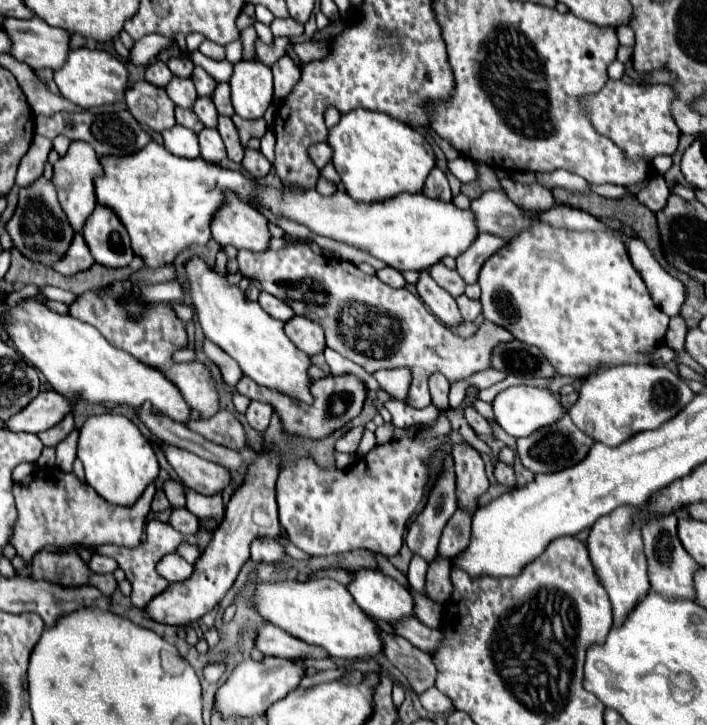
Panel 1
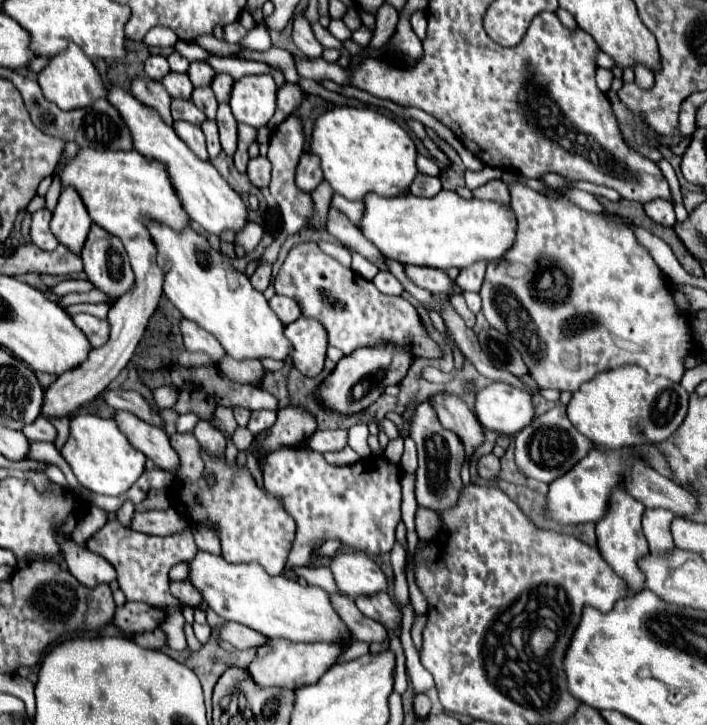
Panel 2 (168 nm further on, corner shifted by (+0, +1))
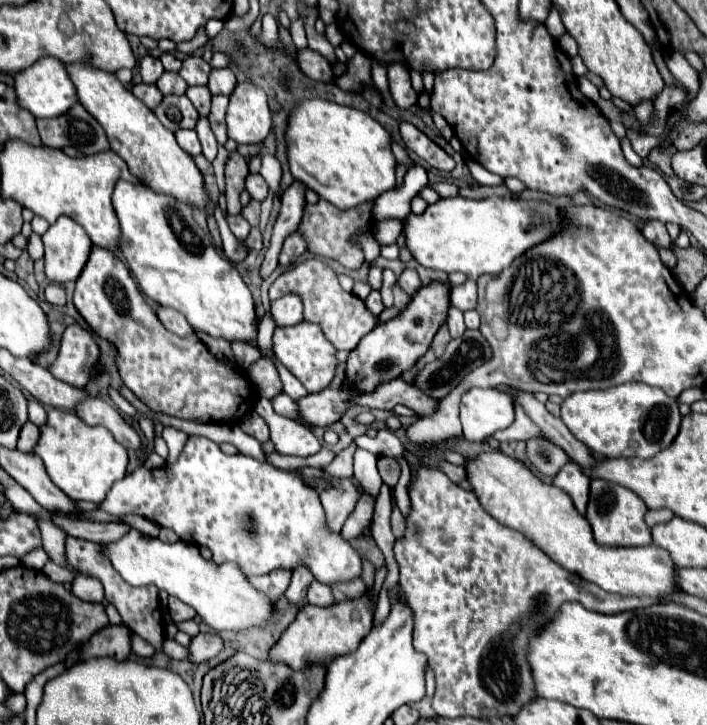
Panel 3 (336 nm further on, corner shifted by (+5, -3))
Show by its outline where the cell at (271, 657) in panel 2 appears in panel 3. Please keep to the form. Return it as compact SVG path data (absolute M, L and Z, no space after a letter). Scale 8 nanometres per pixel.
M365 593L365 599L347 599L345 603L333 603L333 607L313 607L305 605L299 609L297 619L287 627L277 645L271 649L271 661L287 663L293 669L303 669L305 665L325 661L329 663L337 655L353 653L361 639L373 627L375 605L371 603L371 595Z

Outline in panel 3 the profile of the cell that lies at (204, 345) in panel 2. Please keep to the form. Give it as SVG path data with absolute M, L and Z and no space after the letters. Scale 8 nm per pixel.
M159 307L159 309L157 309L157 317L159 317L159 321L161 321L169 331L173 331L173 333L177 333L177 335L181 335L181 337L195 333L193 327L187 323L187 319L185 319L181 313L173 311L173 309Z

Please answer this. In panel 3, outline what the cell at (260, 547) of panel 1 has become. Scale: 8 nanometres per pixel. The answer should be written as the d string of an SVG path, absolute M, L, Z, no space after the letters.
M189 437L175 463L165 463L159 469L137 467L131 475L119 479L101 503L101 509L115 517L125 513L143 515L159 527L173 529L187 543L209 547L215 563L237 563L245 575L267 575L275 569L293 571L305 567L317 581L327 585L361 575L359 553L339 533L327 527L319 495L311 487L289 471L275 469L241 453L229 457L217 443L205 437Z

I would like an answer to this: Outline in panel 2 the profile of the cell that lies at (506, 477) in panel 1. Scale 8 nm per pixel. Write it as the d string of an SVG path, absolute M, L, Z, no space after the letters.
M490 453L490 455L484 455L480 461L478 461L478 473L480 477L484 479L496 479L498 473L500 473L500 459Z

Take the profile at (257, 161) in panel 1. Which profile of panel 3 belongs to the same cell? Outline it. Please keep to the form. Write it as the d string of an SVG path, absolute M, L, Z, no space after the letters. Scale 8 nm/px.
M257 173L257 175L249 175L247 177L247 191L251 193L251 197L255 199L255 201L263 201L267 195L269 195L269 187L267 187L267 183L265 183L265 179Z

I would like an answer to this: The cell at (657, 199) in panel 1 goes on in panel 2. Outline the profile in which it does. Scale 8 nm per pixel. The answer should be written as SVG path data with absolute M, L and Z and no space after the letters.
M652 199L650 203L644 205L644 211L652 221L656 221L656 223L660 223L664 227L672 227L676 223L674 205L670 201L666 201L666 199Z

